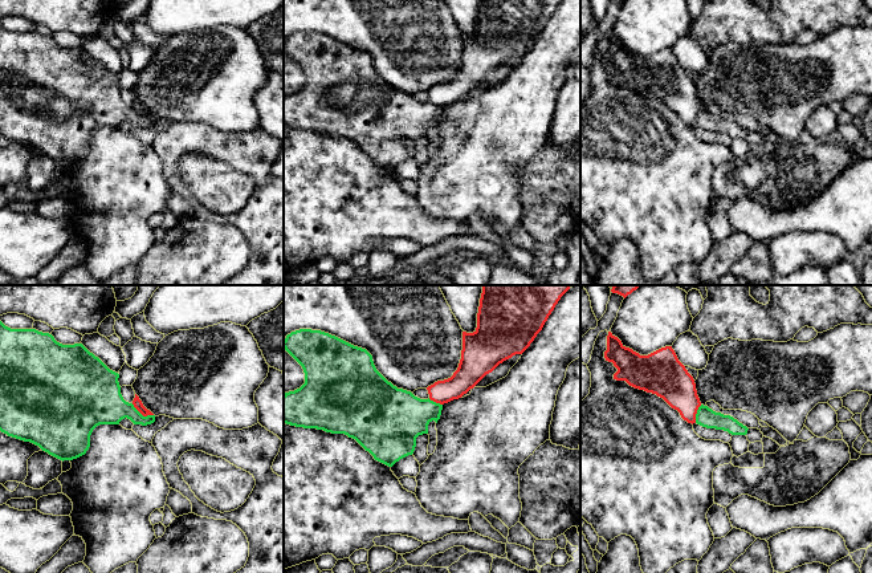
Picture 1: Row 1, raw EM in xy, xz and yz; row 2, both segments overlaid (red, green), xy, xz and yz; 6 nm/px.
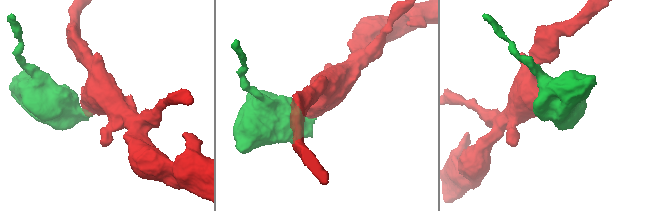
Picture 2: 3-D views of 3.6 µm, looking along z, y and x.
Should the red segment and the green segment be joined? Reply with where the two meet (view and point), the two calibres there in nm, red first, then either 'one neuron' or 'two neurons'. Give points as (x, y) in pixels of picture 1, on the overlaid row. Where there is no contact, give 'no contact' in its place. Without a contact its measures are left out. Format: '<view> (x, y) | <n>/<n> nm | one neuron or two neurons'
xy (142, 414) | 60/260 nm | two neurons

